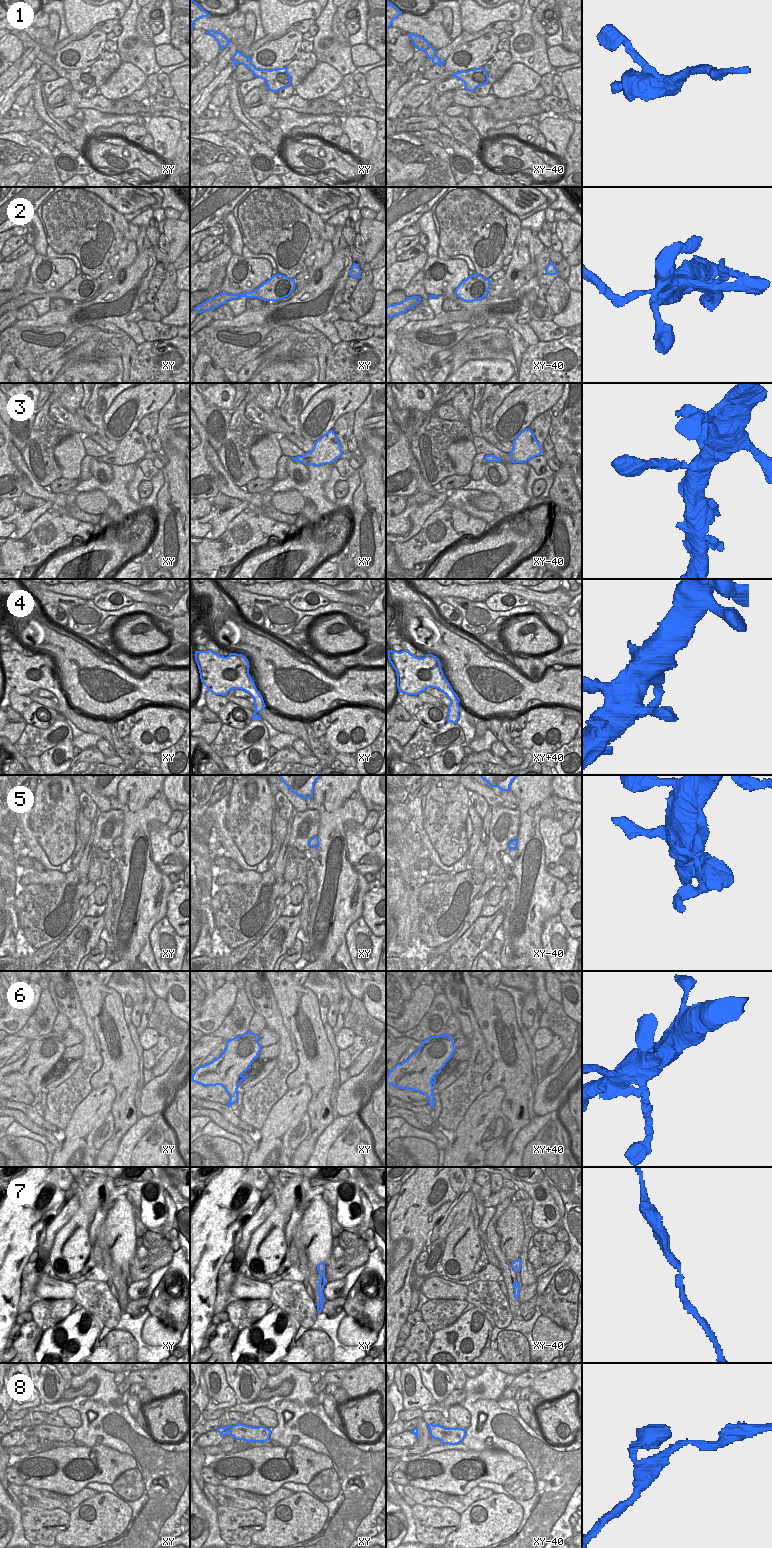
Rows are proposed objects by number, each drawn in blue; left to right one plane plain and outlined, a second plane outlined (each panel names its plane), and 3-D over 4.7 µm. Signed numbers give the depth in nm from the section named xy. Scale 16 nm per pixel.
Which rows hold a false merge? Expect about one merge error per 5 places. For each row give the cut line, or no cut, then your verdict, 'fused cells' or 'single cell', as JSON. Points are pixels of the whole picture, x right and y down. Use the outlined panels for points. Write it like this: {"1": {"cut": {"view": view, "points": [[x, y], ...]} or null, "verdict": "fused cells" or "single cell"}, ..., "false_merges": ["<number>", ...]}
{"1": {"cut": null, "verdict": "single cell"}, "2": {"cut": {"view": "xy", "points": [[246, 292], [251, 292], [258, 296]]}, "verdict": "fused cells"}, "3": {"cut": null, "verdict": "single cell"}, "4": {"cut": null, "verdict": "single cell"}, "5": {"cut": null, "verdict": "single cell"}, "6": {"cut": null, "verdict": "single cell"}, "7": {"cut": null, "verdict": "single cell"}, "8": {"cut": null, "verdict": "single cell"}, "false_merges": ["2"]}

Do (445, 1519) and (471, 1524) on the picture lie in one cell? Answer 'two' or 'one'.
two

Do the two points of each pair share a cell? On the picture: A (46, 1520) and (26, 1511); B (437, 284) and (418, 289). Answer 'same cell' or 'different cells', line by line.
A: same cell
B: different cells

